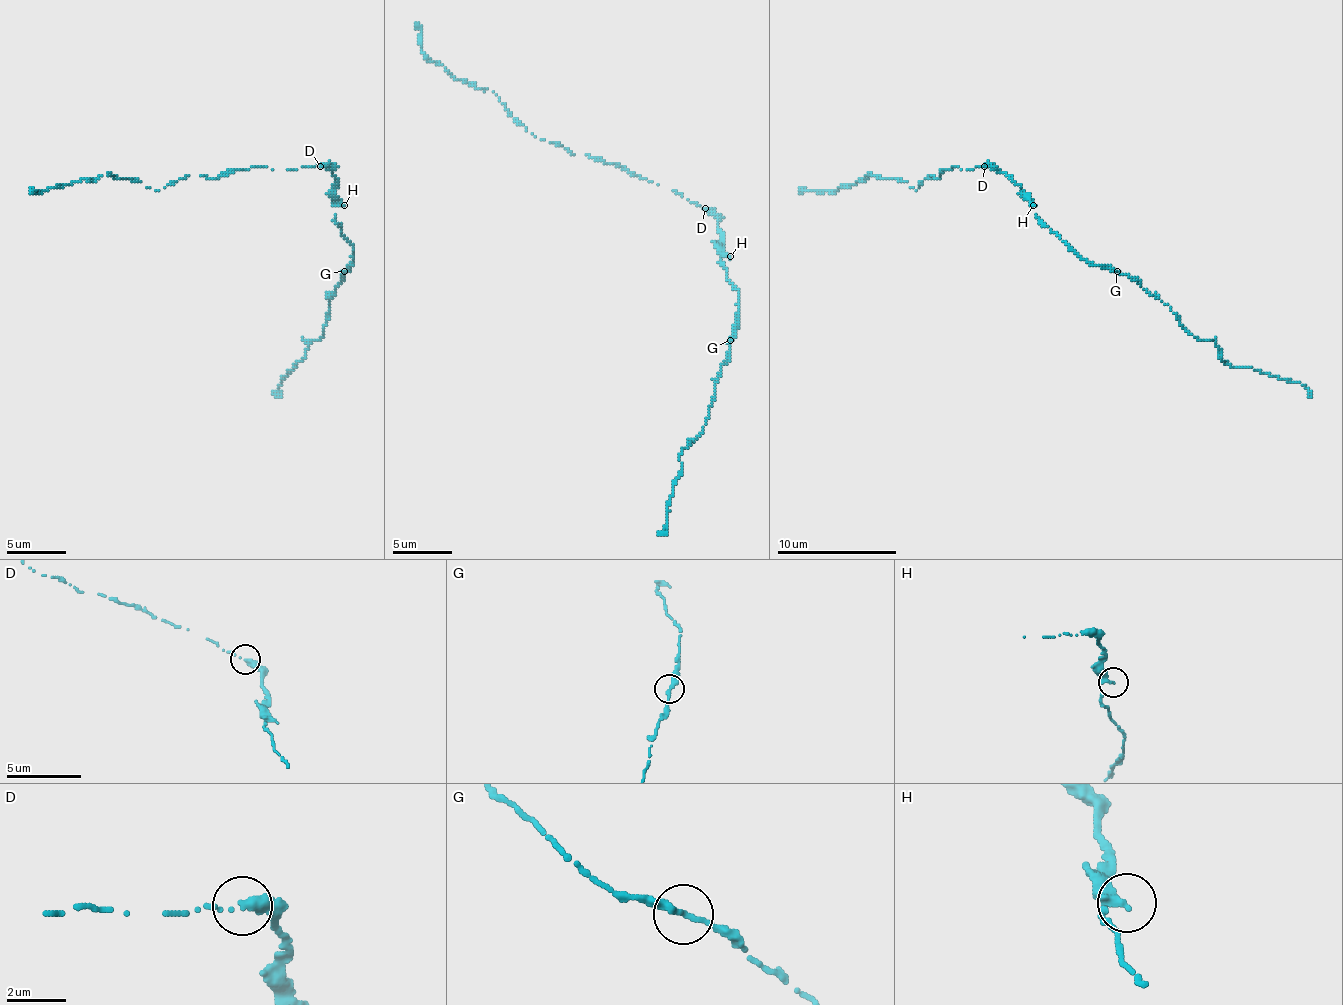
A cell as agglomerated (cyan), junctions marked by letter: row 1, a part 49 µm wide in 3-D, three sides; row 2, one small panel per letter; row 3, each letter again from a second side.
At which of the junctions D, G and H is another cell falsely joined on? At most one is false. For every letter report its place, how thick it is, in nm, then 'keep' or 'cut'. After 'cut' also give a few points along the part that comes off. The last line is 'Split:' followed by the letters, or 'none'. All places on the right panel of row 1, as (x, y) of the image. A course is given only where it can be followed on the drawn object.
D: place (984, 166); calibre 280 nm; cut; course (985, 166), (952, 166), (937, 178), (931, 175), (916, 190), (907, 181), (868, 175), (838, 190), (799, 193)
G: place (1117, 271); calibre 260 nm; keep
H: place (1033, 205); calibre 400 nm; keep
Split: D

